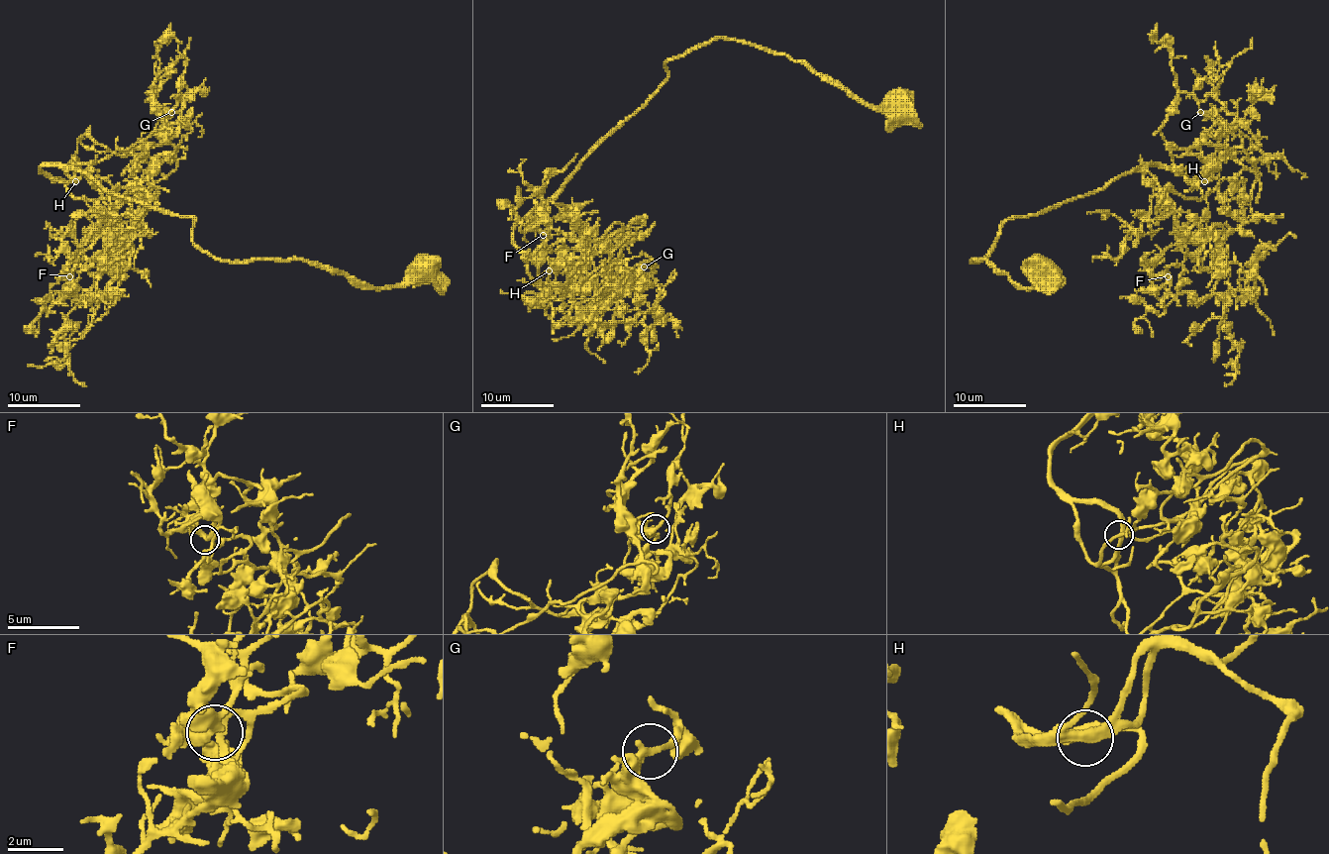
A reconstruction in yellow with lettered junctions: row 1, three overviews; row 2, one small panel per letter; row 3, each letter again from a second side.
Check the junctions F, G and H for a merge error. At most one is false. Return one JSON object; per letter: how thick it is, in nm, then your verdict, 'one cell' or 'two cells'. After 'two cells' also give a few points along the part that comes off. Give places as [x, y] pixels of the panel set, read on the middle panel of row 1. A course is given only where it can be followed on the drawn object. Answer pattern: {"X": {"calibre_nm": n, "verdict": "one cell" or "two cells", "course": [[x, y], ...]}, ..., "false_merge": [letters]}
{"F": {"calibre_nm": 300, "verdict": "one cell"}, "G": {"calibre_nm": 240, "verdict": "one cell"}, "H": {"calibre_nm": 260, "verdict": "one cell"}, "false_merge": []}

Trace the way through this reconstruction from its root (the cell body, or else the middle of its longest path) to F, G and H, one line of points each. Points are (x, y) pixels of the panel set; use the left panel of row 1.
F: (424, 268), (363, 287), (303, 260), (222, 262), (193, 217), (43, 166), (75, 197), (149, 199), (69, 276)
G: (424, 268), (363, 287), (222, 262), (193, 217), (41, 167), (145, 157), (170, 111)
H: (424, 268), (363, 287), (303, 260), (222, 262), (193, 242), (193, 217), (41, 167), (75, 180)

